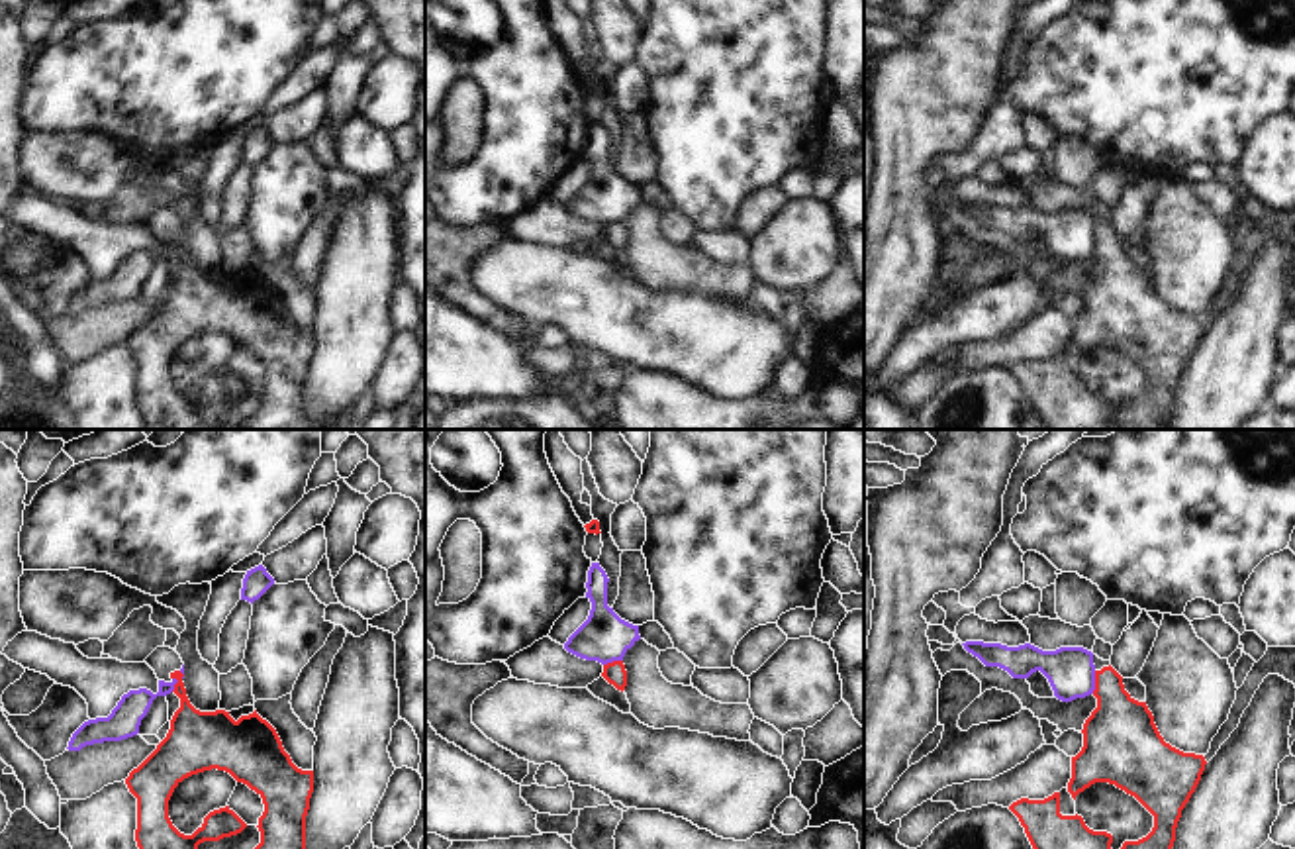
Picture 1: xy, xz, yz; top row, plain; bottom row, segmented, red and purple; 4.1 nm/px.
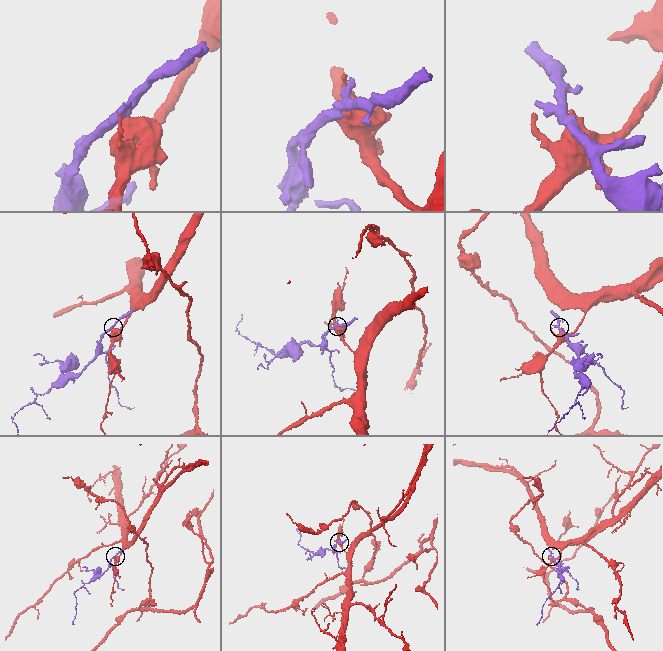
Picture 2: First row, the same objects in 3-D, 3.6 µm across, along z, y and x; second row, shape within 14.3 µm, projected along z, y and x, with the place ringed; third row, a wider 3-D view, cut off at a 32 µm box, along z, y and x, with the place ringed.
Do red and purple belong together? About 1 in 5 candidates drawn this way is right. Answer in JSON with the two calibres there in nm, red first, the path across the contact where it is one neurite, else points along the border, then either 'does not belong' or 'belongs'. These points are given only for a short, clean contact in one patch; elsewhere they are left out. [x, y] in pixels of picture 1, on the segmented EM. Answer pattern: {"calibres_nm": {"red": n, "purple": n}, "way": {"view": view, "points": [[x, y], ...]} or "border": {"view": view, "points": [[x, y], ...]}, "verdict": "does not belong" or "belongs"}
{"calibres_nm": {"red": 300, "purple": 200}, "border": {"view": "yz", "points": [[1096, 671], [1096, 689], [1092, 693]]}, "verdict": "does not belong"}

